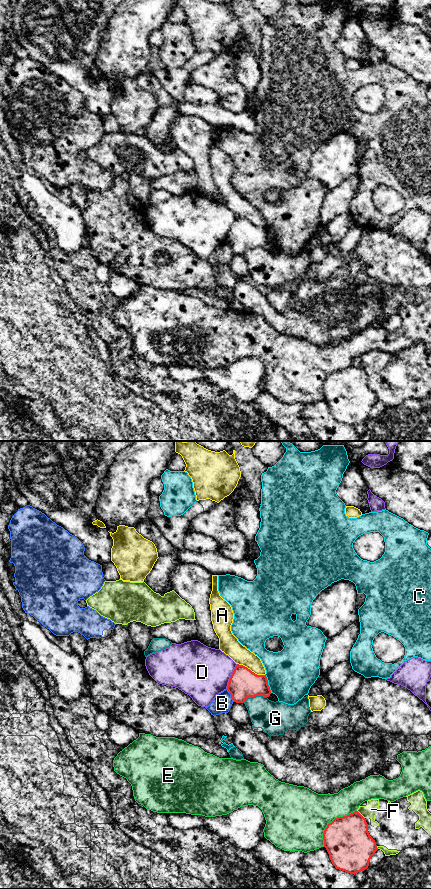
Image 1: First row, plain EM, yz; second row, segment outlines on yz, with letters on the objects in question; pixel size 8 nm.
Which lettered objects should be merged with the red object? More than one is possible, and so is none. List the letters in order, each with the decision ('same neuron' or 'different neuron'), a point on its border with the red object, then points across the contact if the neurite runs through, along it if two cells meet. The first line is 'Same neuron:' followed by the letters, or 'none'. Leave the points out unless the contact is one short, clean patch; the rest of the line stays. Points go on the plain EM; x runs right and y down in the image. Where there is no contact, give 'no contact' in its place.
Same neuron: none
A: different neuron; meets red in yz at (250, 222)
B: different neuron; meets red in yz at (231, 247); border along yz (226, 241), (233, 253)
C: different neuron; meets red in yz at (267, 235)
D: different neuron; meets red in yz at (231, 228)
E: different neuron; meets red in yz at (332, 373)
F: different neuron; meets red in yz at (360, 366)
G: different neuron; meets red in yz at (254, 248)

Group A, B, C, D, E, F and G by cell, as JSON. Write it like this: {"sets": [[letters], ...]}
{"sets": [["A"], ["B"], ["C"], ["D"], ["E"], ["F"], ["G"]]}

